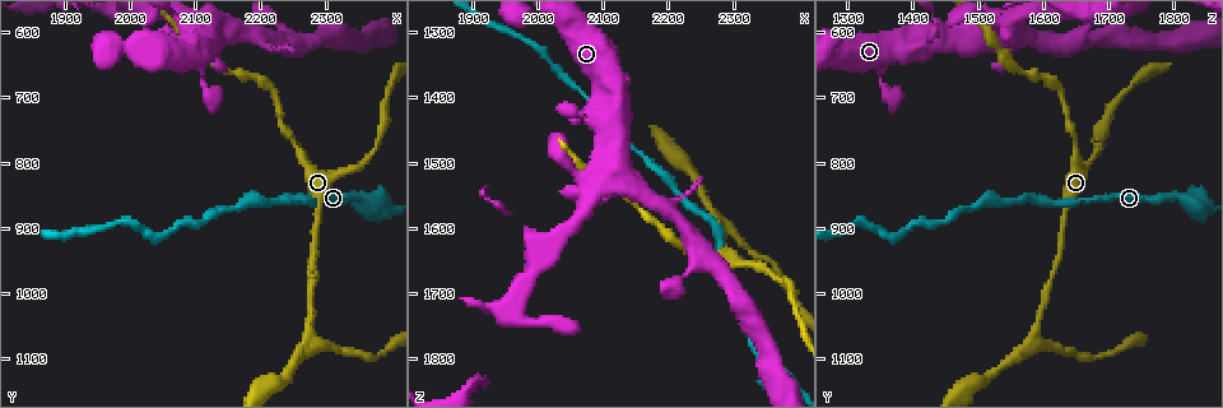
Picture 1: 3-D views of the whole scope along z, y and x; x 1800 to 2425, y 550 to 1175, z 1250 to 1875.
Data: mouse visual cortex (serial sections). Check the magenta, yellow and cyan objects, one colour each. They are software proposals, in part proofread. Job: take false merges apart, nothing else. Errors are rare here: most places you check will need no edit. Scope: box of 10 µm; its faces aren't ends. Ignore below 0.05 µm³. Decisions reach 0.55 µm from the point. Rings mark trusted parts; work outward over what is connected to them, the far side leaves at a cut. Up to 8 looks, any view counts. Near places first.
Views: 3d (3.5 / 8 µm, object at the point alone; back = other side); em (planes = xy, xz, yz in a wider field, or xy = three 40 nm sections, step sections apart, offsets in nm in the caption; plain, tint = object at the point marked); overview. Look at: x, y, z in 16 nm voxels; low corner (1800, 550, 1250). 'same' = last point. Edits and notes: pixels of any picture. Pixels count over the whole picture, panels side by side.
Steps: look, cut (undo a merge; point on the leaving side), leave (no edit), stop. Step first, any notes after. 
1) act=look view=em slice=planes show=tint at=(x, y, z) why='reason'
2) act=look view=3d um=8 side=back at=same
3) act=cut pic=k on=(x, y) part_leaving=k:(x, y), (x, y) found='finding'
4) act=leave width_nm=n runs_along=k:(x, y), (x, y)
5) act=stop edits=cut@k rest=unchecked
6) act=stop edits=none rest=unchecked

act=look view=3d um=3.5 at=(2355, 855, 1815) why='sudden change in width'

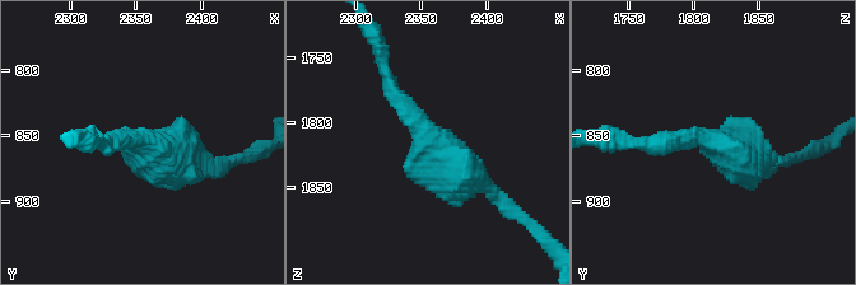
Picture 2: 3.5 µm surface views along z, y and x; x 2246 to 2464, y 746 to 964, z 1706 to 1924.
act=look view=em slice=xy step=5 show=tint at=(2356, 856, 1814) why='shape alone is not enough'

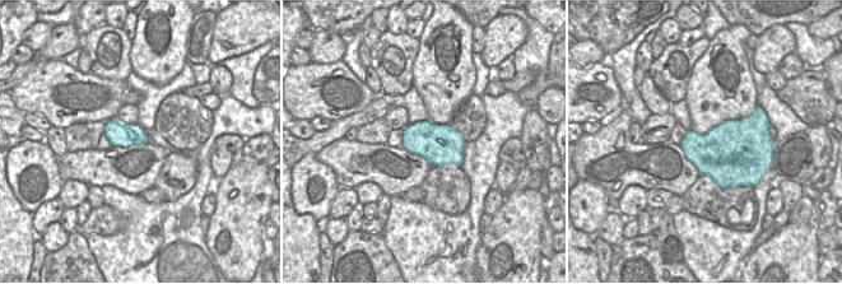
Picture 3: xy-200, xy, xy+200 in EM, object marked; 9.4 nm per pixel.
act=leave arm_widths_nm=200,400 runs_along=2:(386, 71), (429, 144), (492, 192) found='one cell here'

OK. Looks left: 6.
act=look view=3d um=3.5 at=(2245, 605, 1660) why='side arm on a straight run'

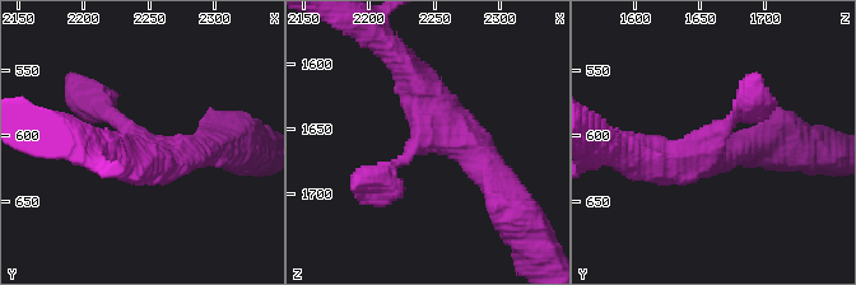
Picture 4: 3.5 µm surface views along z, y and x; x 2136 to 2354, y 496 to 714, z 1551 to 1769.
act=look view=em slice=xy step=2 show=tint at=(2244, 606, 1658)

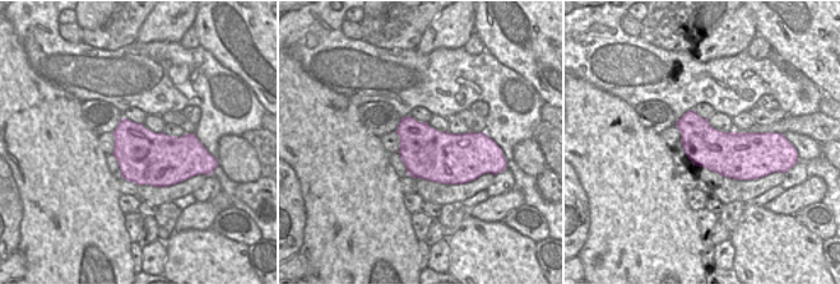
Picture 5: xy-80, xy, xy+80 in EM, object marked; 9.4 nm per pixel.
act=leave width_nm=480 runs_along=4:(396, 56), (432, 121), (498, 183) found='all the same cell'

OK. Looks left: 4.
act=look view=3d um=3.5 at=(2385, 770, 1690) why='narrows sharply'

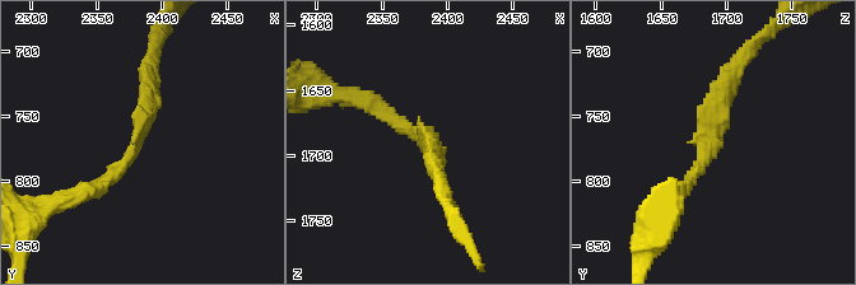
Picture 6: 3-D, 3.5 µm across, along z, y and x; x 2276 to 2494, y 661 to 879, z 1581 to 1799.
act=look view=em slice=xy step=3 show=tint at=(2380, 772, 1688) why='now the EM'

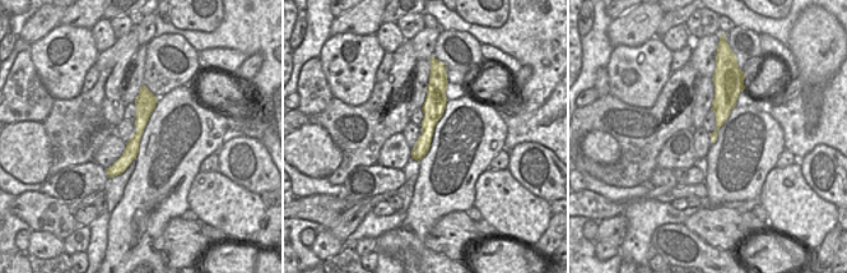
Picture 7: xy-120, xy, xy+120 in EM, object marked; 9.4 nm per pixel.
act=look view=em slice=xy step=2 show=tint at=same why='another direction'

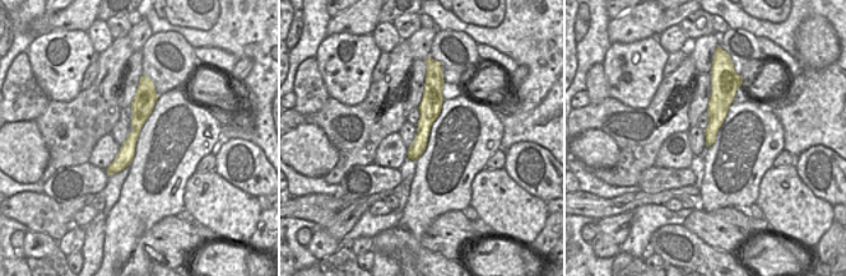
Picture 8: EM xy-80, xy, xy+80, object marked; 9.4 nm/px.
act=leave width_nm=170 runs_along=6:(82, 194), (129, 158), (148, 65) found='all the same cell'

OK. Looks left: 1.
act=stop edits=none rest=unchecked

